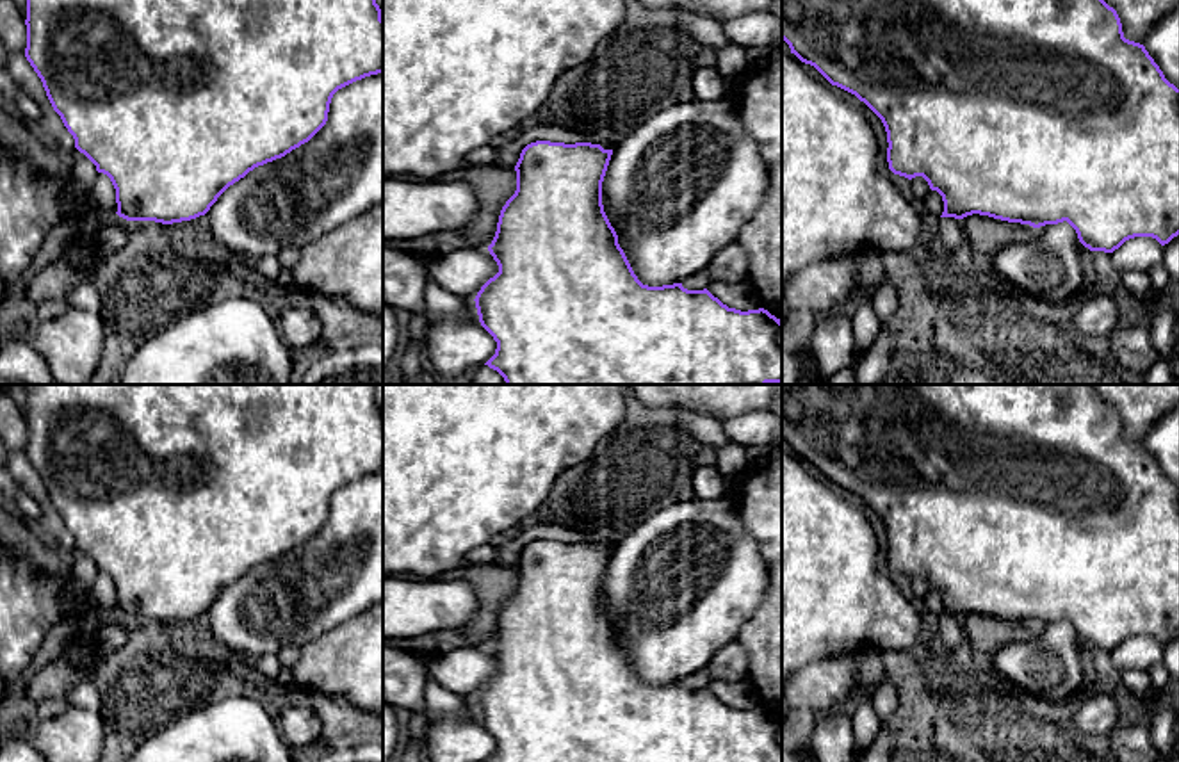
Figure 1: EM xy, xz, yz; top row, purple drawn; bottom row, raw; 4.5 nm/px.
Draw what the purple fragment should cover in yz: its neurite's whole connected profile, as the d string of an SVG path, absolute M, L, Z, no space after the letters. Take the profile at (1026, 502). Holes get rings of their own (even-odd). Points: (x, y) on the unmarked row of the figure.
M782 385L782 438L801 461L814 465L832 484L855 493L882 518L889 541L889 568L908 579L923 575L930 588L942 595L944 611L939 618L939 627L947 646L956 646L965 639L962 618L972 612L1033 627L1067 620L1085 646L1104 652L1113 652L1134 636L1152 636L1165 644L1179 634L1179 488L1165 477L1143 443L1124 436L1117 409L1099 395L1094 385Z

